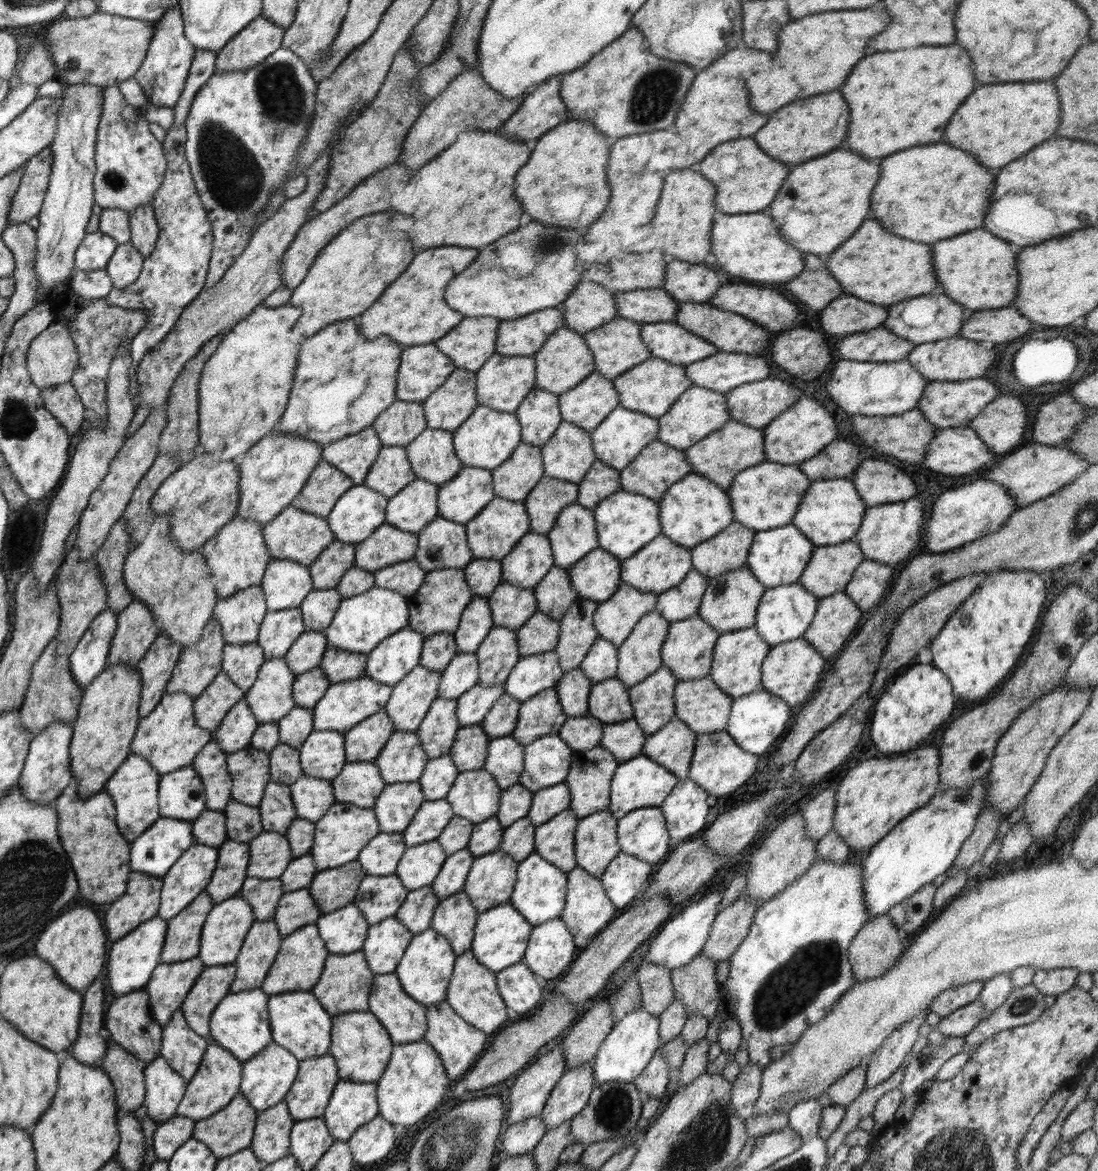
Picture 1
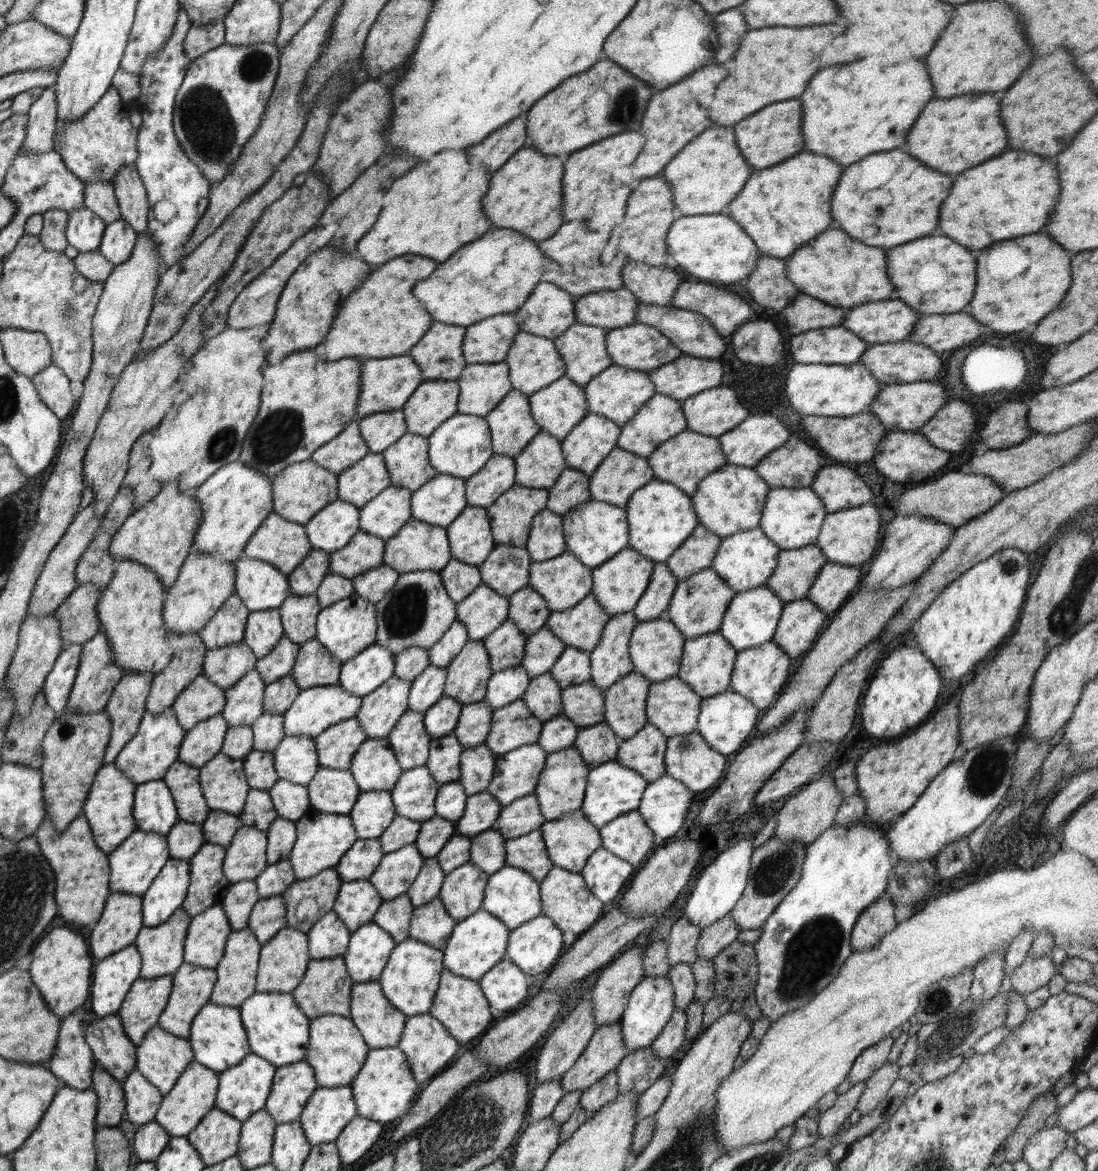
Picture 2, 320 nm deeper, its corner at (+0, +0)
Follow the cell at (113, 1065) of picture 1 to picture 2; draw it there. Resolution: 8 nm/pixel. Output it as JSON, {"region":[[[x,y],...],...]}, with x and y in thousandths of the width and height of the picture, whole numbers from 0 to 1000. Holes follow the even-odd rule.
{"region":[[[87,909],[83,927],[89,937],[87,959],[90,962],[106,962],[114,953],[113,929],[99,915]]]}

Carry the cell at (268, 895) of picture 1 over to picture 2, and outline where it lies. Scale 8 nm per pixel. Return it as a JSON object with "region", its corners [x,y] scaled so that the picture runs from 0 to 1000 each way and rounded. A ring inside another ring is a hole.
{"region":[[[220,751],[210,754],[208,763],[200,773],[206,780],[210,794],[216,795],[225,792],[230,775],[237,769],[232,751]]]}

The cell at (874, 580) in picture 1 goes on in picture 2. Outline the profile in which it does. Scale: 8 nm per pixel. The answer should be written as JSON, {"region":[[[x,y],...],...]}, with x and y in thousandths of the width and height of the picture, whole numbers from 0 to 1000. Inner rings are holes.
{"region":[[[753,480],[740,495],[735,512],[739,512],[754,528],[781,505],[784,497],[783,483]]]}

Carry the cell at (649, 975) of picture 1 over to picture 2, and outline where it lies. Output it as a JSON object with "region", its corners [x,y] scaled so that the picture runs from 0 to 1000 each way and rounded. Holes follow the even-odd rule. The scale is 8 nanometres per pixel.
{"region":[[[621,781],[617,787],[613,789],[610,798],[607,800],[608,823],[610,827],[616,823],[625,823],[629,825],[636,820],[635,806],[638,799],[638,794],[630,789],[630,787]]]}

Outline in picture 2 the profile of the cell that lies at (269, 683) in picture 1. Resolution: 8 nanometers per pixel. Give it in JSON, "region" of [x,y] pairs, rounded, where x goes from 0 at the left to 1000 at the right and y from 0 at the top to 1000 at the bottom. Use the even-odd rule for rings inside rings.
{"region":[[[231,570],[205,588],[206,603],[201,608],[209,621],[229,620],[240,608],[242,583]]]}

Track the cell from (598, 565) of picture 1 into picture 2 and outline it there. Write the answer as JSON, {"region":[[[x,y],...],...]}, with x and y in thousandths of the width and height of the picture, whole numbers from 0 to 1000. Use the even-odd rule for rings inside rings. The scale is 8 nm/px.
{"region":[[[516,471],[502,478],[492,481],[485,479],[482,488],[481,500],[496,511],[501,522],[515,523],[517,519],[523,519],[524,516],[538,506],[540,501],[539,485],[532,483],[525,475]]]}

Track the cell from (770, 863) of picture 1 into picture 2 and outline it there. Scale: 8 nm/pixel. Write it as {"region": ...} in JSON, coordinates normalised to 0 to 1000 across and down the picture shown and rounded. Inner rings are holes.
{"region":[[[750,662],[746,666],[730,671],[713,687],[707,695],[706,712],[713,718],[725,718],[736,722],[751,709],[754,709],[760,701],[761,694],[768,685],[768,678],[760,670],[758,662]]]}

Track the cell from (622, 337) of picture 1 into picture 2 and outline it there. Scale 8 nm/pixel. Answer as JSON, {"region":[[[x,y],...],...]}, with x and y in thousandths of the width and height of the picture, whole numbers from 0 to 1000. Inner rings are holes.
{"region":[[[523,276],[510,287],[504,289],[515,313],[515,321],[521,326],[532,330],[538,323],[546,320],[551,314],[558,312],[553,300],[553,281],[535,277]]]}

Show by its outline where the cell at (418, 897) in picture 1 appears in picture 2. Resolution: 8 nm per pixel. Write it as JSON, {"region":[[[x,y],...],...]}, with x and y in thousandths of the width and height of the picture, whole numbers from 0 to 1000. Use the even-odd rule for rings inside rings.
{"region":[[[370,762],[360,768],[348,769],[347,775],[344,775],[338,787],[347,791],[359,804],[363,805],[372,801],[373,785],[377,776]]]}

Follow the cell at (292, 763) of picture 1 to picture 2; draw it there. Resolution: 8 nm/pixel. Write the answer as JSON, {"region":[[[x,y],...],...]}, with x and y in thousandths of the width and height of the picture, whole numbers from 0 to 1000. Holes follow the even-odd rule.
{"region":[[[230,640],[222,646],[221,657],[228,673],[244,675],[254,665],[248,641]]]}

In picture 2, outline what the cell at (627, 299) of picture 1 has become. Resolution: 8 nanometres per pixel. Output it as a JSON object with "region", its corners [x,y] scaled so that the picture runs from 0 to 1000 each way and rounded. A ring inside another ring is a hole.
{"region":[[[571,246],[536,250],[524,254],[525,276],[560,281],[579,275],[581,254]]]}

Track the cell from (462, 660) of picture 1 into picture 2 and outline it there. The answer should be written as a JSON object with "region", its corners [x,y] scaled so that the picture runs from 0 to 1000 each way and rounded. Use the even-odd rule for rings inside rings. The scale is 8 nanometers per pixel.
{"region":[[[390,568],[376,582],[372,597],[372,605],[387,609],[403,595],[406,584],[406,570]]]}

